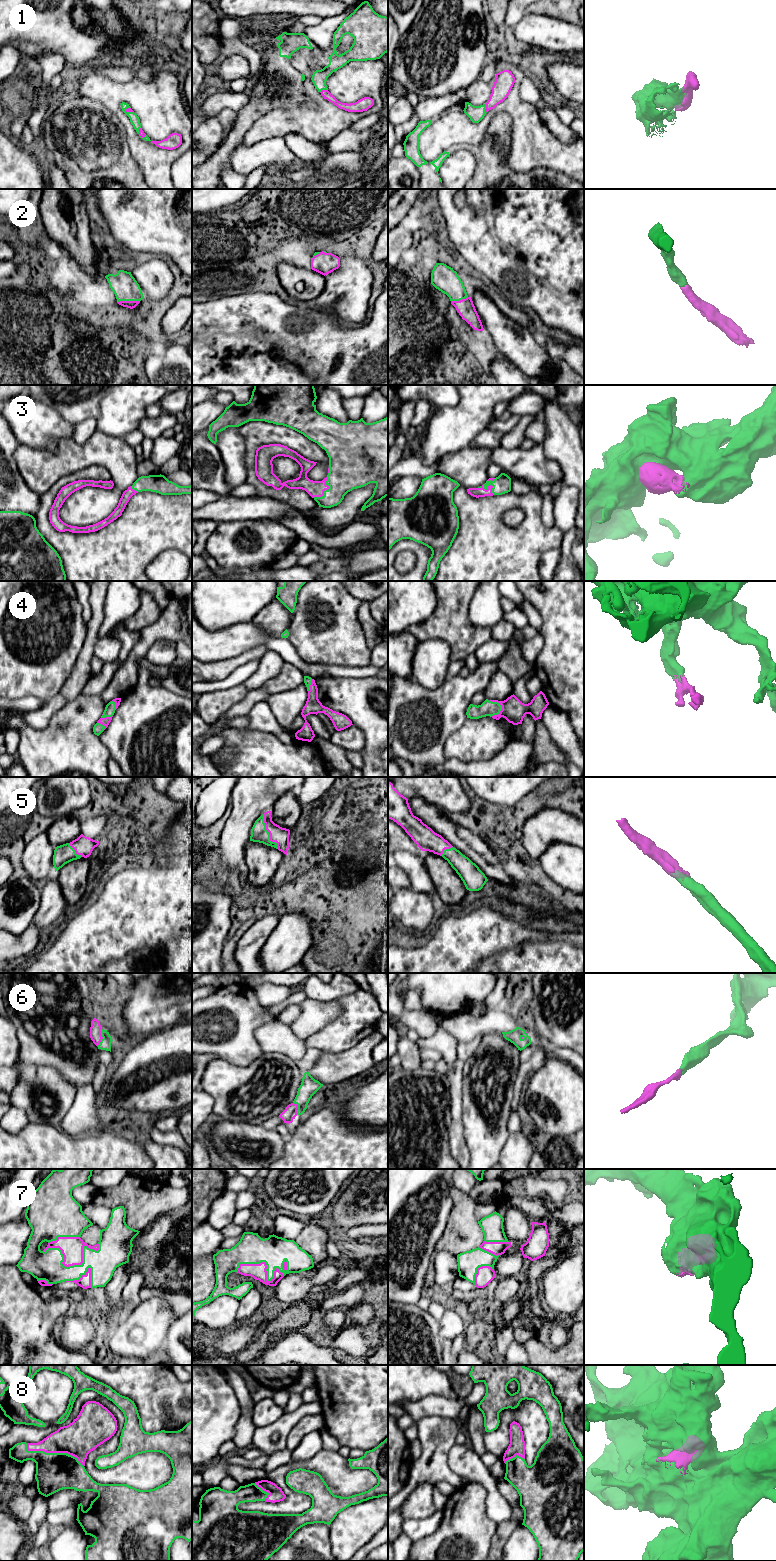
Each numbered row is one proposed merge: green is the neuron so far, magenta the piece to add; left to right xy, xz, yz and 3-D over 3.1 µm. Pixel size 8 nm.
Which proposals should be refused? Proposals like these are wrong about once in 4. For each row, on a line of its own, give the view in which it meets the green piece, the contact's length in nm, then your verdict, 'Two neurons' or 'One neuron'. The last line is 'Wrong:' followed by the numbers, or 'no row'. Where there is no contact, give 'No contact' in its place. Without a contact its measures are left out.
1: Touches green in yz. Shared border 80 nm. One neuron
2: Touches green in xy. Shared border 180 nm. One neuron
3: Touches green in xz. Shared border 200 nm. One neuron
4: Touches green in yz. Shared border 150 nm. One neuron
5: Touches green in xz. Shared border 300 nm. One neuron
6: Touches green in xy. Shared border 160 nm. One neuron
7: Touches green in xy. Shared border 460 nm. One neuron
8: Touches green in xy. Shared border 500 nm. One neuron
Wrong: no row

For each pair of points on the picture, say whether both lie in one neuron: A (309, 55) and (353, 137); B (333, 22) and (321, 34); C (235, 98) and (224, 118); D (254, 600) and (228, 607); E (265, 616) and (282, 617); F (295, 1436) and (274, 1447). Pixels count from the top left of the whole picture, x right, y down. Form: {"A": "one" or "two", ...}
{"A": "two", "B": "one", "C": "two", "D": "one", "E": "one", "F": "two"}

